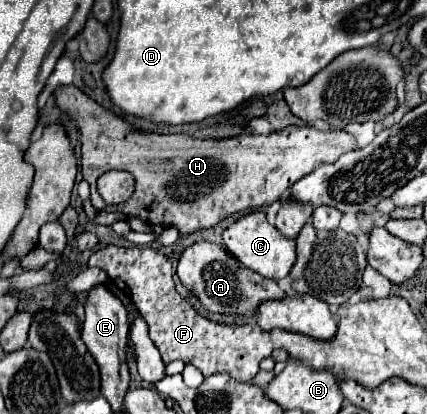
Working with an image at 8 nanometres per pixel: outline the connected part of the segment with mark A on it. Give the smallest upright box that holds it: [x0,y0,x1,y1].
[177,240,285,314]

